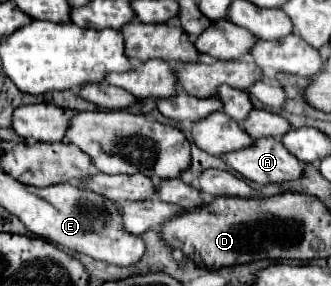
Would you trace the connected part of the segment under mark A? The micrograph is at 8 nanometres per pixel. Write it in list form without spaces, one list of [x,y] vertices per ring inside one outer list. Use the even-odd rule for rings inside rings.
[[[274,137],[254,139],[252,145],[222,155],[226,165],[254,183],[282,183],[302,175],[302,163]]]

